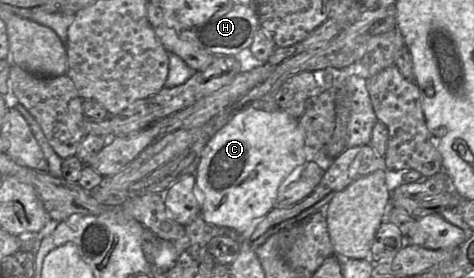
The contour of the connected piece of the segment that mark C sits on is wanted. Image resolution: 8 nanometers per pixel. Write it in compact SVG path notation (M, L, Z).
M249 105L219 129L203 149L195 172L196 191L201 200L200 215L206 223L234 230L237 234L251 229L275 208L283 182L297 167L305 165L308 154L299 119L291 117L282 109L266 112Z

